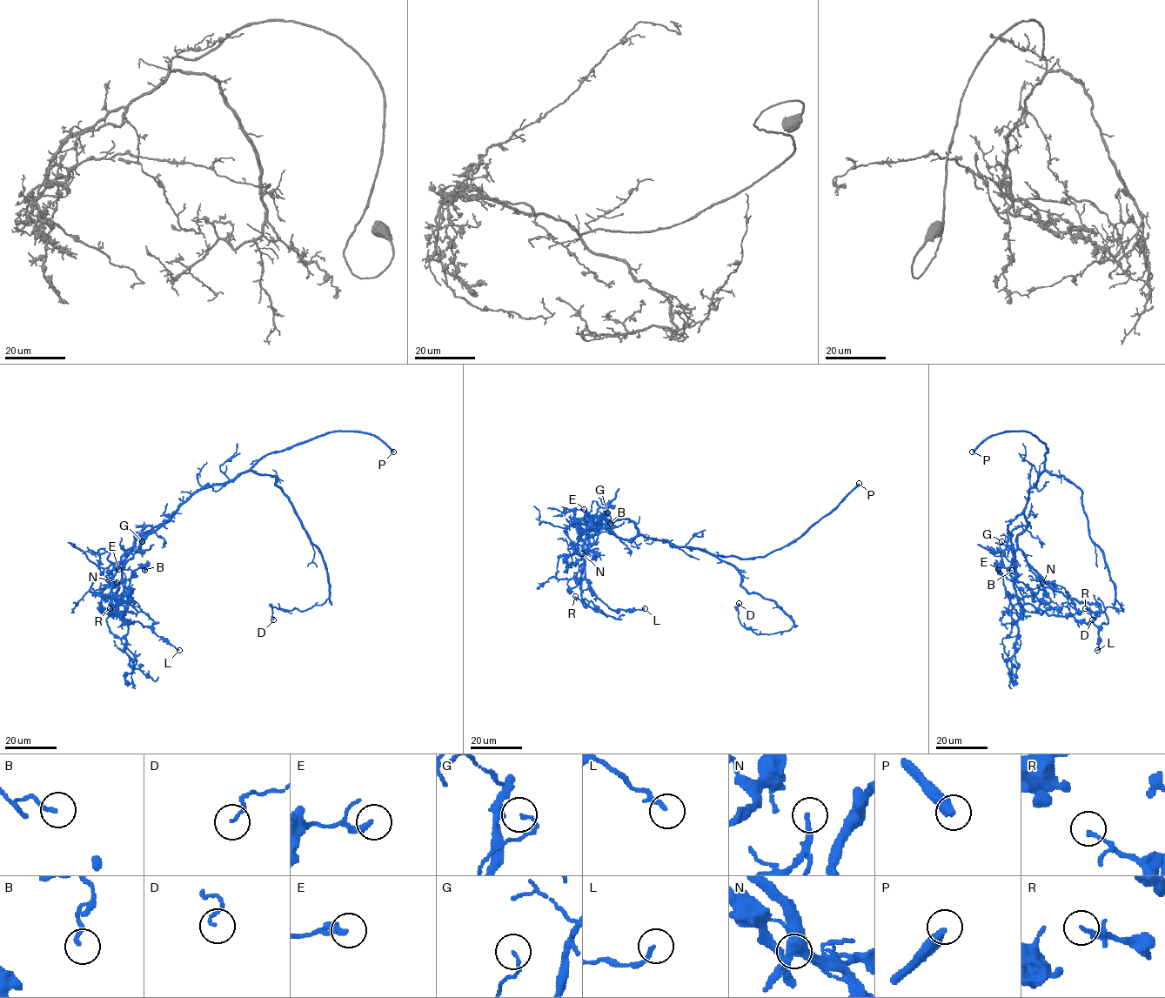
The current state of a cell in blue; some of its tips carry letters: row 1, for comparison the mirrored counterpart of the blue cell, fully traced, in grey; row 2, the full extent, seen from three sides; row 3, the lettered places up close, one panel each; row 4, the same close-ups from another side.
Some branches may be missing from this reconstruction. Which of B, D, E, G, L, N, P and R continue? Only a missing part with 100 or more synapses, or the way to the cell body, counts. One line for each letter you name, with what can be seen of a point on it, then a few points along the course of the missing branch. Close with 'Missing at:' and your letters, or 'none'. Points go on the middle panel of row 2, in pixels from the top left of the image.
P: Place: (859, 483). Course of what is missing: (859, 483), (870, 468), (874, 453), (841, 440), (853, 428), (876, 422), (884, 425), (887, 438)
Missing at: P

